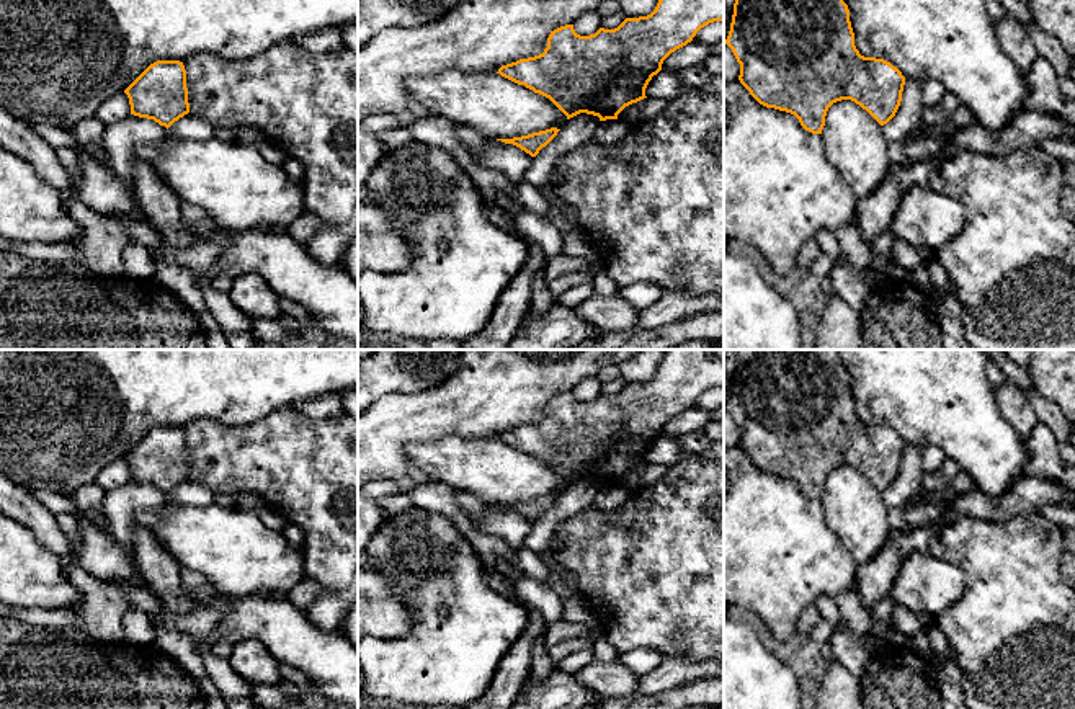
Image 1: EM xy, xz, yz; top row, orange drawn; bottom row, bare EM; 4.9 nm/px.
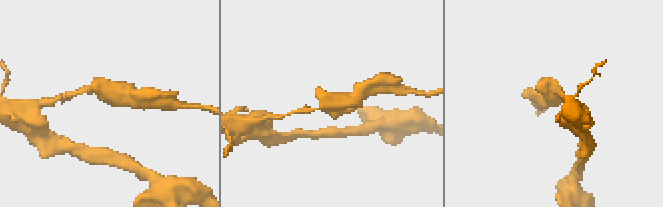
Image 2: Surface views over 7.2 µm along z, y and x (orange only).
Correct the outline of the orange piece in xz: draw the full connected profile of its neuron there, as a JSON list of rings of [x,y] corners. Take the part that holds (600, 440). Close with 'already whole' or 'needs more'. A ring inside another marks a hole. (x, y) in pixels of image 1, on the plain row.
[[[663,350],[650,381],[626,384],[618,394],[600,394],[590,402],[577,400],[573,390],[560,392],[551,397],[542,420],[502,431],[497,439],[549,464],[567,485],[580,479],[618,485],[626,472],[647,464],[645,454],[663,426],[714,387],[724,387],[724,350]]]; already whole

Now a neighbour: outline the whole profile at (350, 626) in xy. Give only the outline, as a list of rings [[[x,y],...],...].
[[[358,601],[343,622],[343,635],[358,649]]]

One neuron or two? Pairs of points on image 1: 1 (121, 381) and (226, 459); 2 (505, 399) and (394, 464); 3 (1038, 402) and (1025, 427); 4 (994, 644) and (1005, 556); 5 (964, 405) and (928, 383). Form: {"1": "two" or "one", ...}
{"1": "two", "2": "one", "3": "two", "4": "one", "5": "one"}

